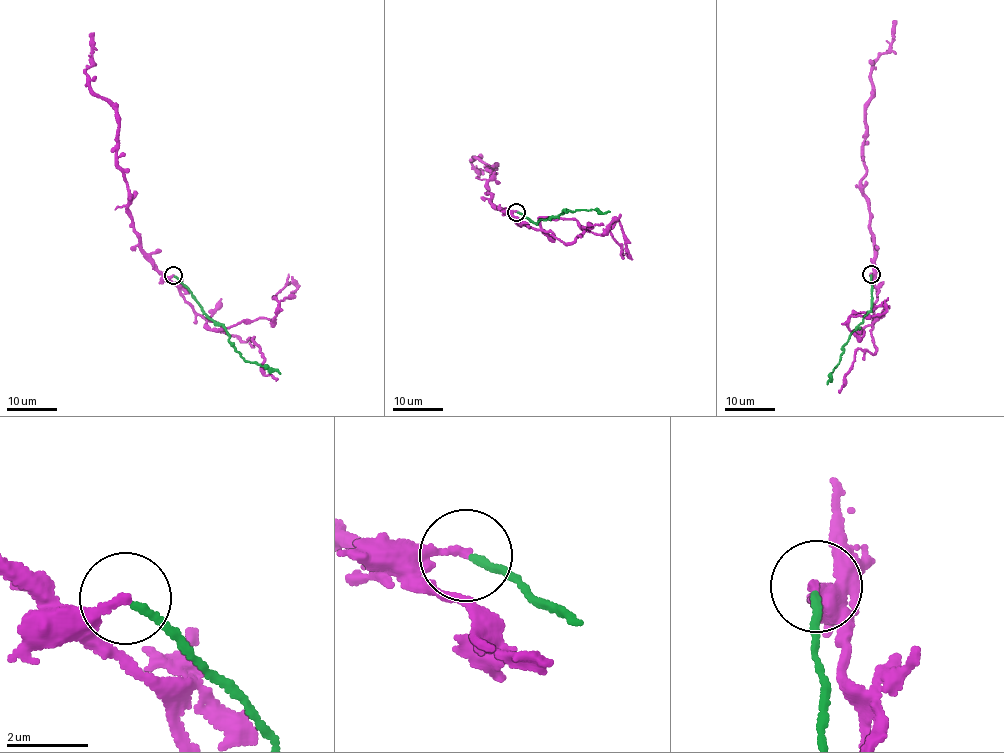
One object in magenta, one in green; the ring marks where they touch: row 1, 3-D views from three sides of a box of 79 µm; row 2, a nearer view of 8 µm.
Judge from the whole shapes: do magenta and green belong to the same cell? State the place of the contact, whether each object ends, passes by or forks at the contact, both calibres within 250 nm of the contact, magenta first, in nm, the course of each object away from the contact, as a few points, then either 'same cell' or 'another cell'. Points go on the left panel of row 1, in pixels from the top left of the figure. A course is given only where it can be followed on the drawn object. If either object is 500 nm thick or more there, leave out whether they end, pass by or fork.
(173, 275) | magenta ends | green ends | 190/180 nm | magenta via (173, 276), (165, 276), (141, 248), (134, 228), (117, 163), (118, 116), (92, 90), (85, 69), (91, 33) | green via (173, 276), (210, 319), (219, 322), (226, 330), (230, 344), (245, 361), (267, 365), (281, 373) | another cell

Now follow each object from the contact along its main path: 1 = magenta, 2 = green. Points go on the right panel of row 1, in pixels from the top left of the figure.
1: (870, 274), (876, 248), (862, 177), (866, 173), (865, 103), (872, 94), (873, 62), (888, 50), (896, 20)
2: (870, 274), (871, 310), (851, 334), (827, 384)

